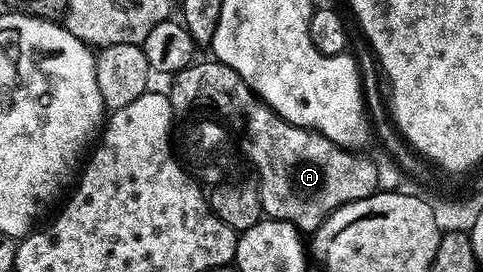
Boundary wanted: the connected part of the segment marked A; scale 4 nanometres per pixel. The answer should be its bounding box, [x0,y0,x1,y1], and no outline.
[167,59,378,235]

